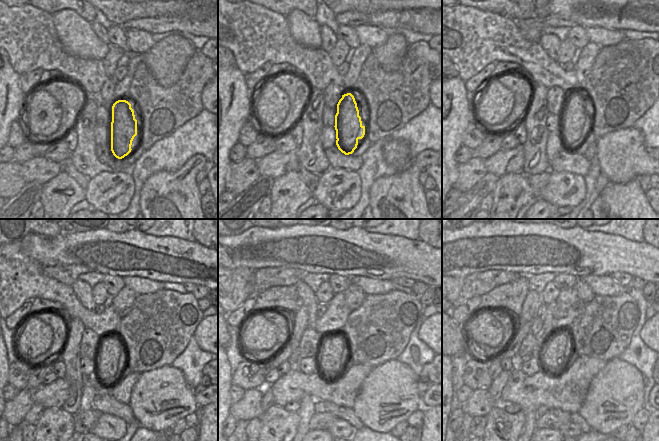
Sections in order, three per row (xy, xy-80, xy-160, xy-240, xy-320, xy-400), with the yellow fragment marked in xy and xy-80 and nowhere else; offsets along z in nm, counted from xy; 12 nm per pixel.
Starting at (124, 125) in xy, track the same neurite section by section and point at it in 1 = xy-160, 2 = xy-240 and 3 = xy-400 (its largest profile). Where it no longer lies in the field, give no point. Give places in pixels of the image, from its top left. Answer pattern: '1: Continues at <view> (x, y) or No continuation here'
1: Continues at xy-160 (575, 128)
2: Continues at xy-240 (110, 362)
3: Continues at xy-400 (557, 351)

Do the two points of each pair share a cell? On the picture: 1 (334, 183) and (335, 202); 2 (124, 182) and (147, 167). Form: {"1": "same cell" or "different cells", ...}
{"1": "same cell", "2": "different cells"}

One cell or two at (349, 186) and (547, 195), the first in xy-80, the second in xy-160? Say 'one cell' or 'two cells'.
one cell

